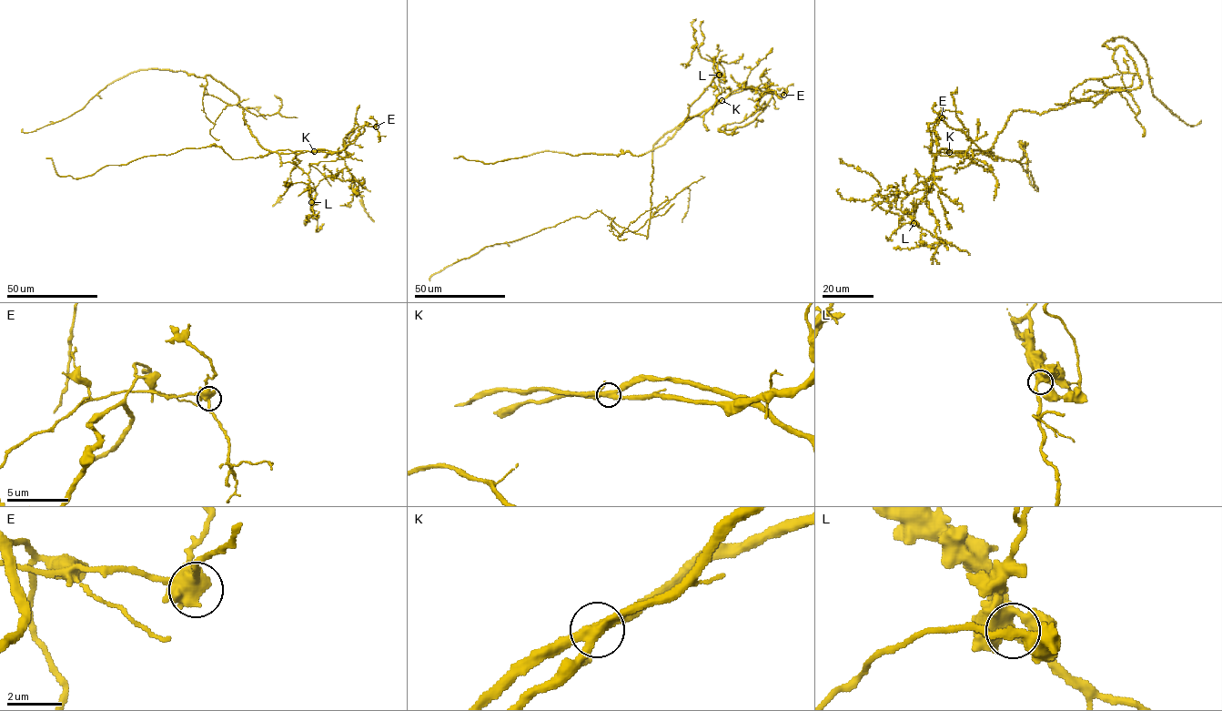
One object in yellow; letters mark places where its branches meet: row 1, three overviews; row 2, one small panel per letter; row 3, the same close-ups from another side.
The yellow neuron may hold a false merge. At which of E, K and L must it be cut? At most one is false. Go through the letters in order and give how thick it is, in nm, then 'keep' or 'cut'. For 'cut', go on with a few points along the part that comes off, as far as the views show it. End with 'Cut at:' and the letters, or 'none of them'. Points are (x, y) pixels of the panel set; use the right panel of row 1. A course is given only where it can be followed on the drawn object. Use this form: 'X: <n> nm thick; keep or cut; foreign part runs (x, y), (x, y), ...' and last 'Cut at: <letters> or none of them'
E: 480 nm thick; keep
K: 360 nm thick; cut; foreign part runs (949, 152), (979, 149), (1025, 164), (1025, 145), (1020, 162), (1036, 189), (1027, 175), (1030, 162)
L: 440 nm thick; keep
Cut at: K

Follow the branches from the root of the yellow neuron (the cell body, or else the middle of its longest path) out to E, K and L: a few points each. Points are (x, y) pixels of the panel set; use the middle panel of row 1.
E: (653, 171), (653, 146), (665, 134), (687, 117), (708, 109), (733, 91), (767, 85), (767, 89), (783, 95)
K: (653, 171), (653, 146), (687, 117), (708, 109), (722, 99)
L: (653, 171), (653, 146), (688, 116), (689, 106), (716, 75), (718, 69), (714, 66), (719, 75)

